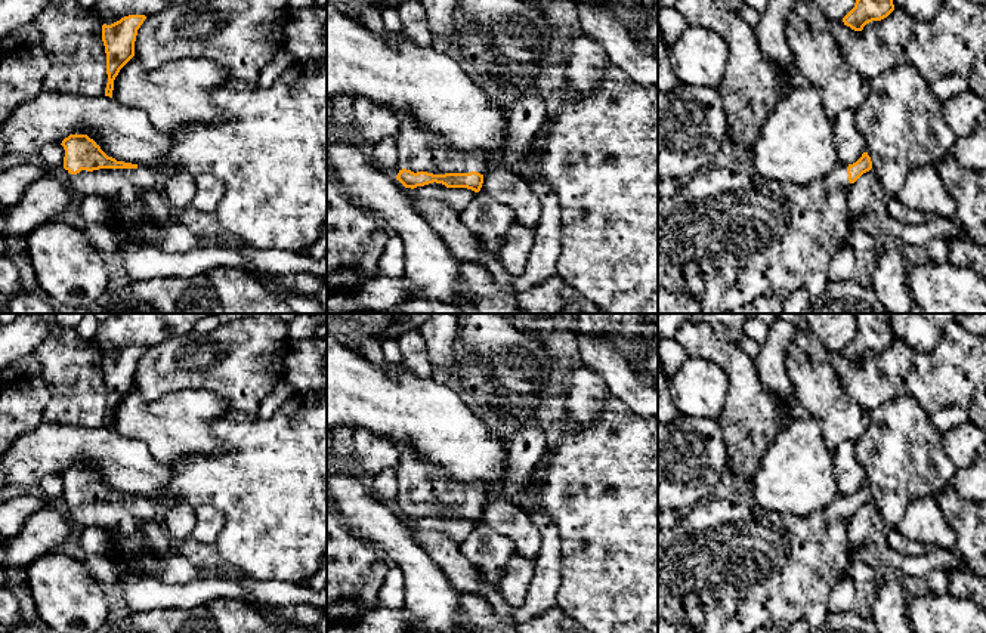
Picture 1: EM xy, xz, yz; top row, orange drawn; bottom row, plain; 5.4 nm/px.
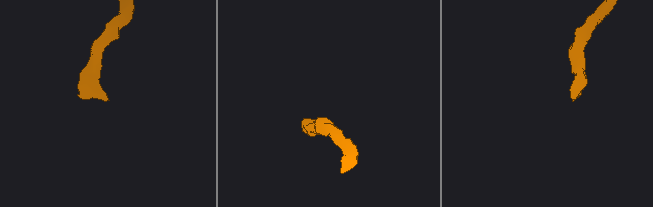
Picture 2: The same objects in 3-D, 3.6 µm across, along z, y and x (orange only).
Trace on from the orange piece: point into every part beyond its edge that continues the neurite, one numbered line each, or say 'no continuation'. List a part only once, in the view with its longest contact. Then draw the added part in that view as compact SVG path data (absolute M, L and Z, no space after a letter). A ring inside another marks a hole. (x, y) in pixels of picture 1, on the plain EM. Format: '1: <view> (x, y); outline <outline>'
1: xz (419, 482); outline M401 448L396 466L399 492L393 501L396 509L402 500L433 506L470 504L485 506L492 495L480 487L467 487L451 479L443 470L426 463L412 448Z

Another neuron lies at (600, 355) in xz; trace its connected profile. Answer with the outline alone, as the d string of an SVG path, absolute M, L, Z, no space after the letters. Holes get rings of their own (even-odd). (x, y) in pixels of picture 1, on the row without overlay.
M551 314L548 318L575 334L582 364L605 380L611 395L640 416L658 416L658 387L645 385L612 343L582 334L575 314Z

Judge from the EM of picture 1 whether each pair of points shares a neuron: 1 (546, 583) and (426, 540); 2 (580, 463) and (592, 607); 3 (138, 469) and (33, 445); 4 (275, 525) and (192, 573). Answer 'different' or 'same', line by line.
1: same
2: same
3: same
4: different

